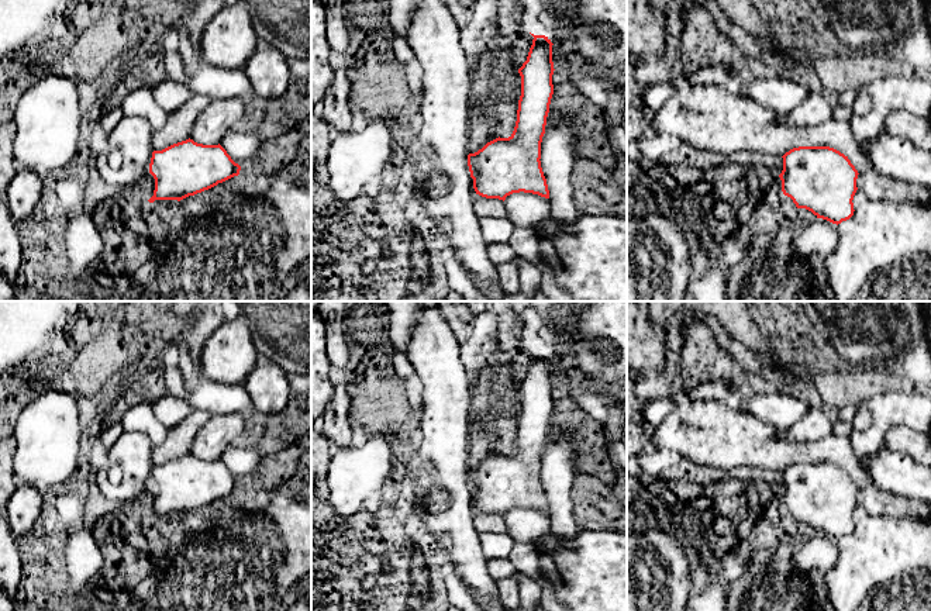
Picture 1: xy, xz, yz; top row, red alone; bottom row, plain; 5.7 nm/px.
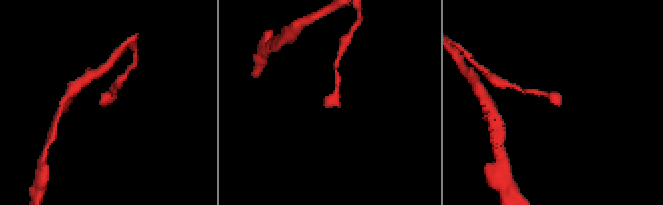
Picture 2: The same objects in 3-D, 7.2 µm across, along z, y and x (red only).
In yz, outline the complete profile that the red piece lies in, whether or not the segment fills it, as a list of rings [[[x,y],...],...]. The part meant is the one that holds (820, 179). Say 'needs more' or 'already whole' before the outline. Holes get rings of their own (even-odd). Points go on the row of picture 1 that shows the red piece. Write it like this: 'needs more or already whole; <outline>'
already whole; [[[799,146],[782,158],[782,191],[797,208],[837,225],[854,215],[859,173],[848,156],[830,146]]]

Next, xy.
already whole; [[[193,139],[154,151],[149,173],[155,179],[154,196],[148,200],[183,200],[234,176],[241,166],[218,145],[203,145]]]

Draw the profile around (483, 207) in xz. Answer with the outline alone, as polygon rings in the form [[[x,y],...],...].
[[[472,179],[472,199],[473,199],[473,211],[476,213],[477,218],[507,218],[507,210],[503,200],[499,199],[486,199],[479,196],[473,189],[473,179]]]

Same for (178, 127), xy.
[[[193,94],[176,111],[170,113],[166,122],[152,132],[152,149],[162,151],[173,144],[189,139],[194,121],[210,101],[208,96]]]

